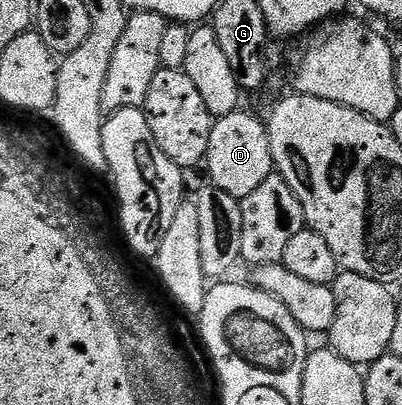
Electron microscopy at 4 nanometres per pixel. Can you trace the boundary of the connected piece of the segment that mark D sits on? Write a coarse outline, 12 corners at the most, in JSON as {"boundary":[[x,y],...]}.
{"boundary":[[265,121],[213,123],[211,187],[239,201],[274,172]]}

